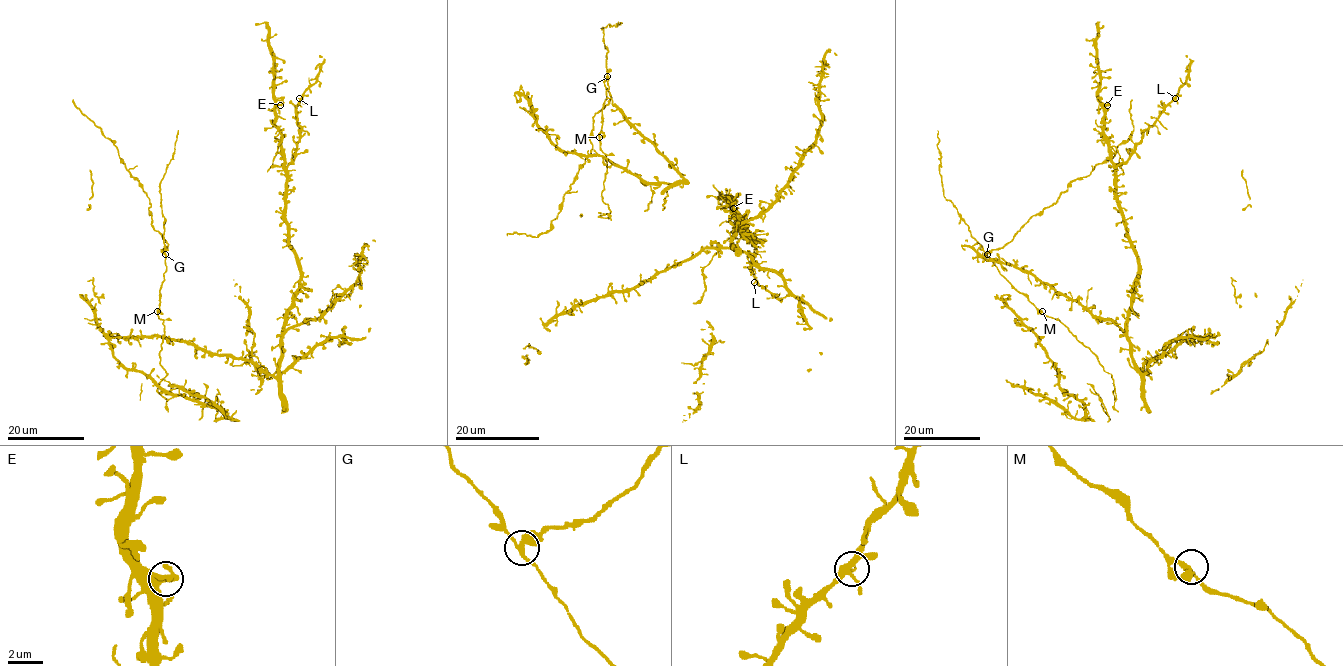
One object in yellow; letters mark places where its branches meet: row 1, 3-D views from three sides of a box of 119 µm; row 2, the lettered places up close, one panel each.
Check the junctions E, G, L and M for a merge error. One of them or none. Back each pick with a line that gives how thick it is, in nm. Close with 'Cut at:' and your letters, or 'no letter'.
G: 280 nm thick
Cut at: G

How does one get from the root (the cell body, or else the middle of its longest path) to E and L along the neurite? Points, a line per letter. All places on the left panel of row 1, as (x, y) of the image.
E: (195, 352), (246, 358), (277, 374), (284, 316), (300, 277), (286, 219), (286, 166), (275, 123), (280, 105)
L: (195, 352), (246, 358), (277, 374), (284, 316), (300, 277), (286, 219), (286, 168), (299, 139), (299, 98)

